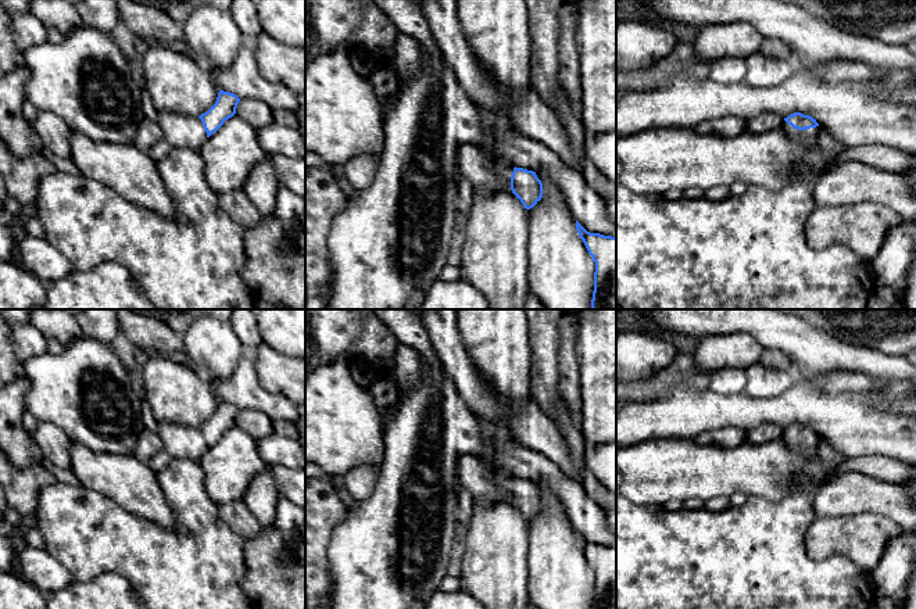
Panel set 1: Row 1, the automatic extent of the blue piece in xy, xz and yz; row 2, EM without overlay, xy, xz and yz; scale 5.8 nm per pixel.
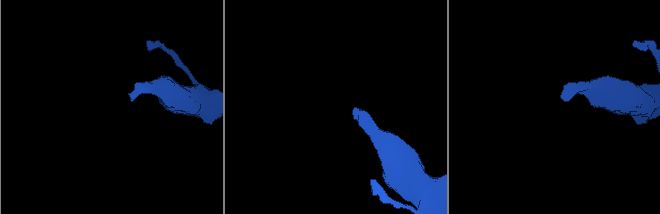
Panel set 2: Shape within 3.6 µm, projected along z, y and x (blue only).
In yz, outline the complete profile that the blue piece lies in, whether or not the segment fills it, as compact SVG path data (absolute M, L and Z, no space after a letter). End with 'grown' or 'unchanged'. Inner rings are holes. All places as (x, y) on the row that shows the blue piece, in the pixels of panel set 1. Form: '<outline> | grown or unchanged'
M794 112L784 118L781 129L786 132L788 139L805 144L815 144L820 133L816 119L801 112Z | grown

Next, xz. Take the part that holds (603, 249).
M577 221L576 230L595 262L593 309L616 309L616 237L587 232Z | unchanged

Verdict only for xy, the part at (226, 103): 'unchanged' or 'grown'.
grown

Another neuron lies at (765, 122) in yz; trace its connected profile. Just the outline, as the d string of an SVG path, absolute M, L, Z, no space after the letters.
M765 111L747 121L745 132L749 135L763 135L774 129L780 129L783 123L784 123L783 117L770 111Z

